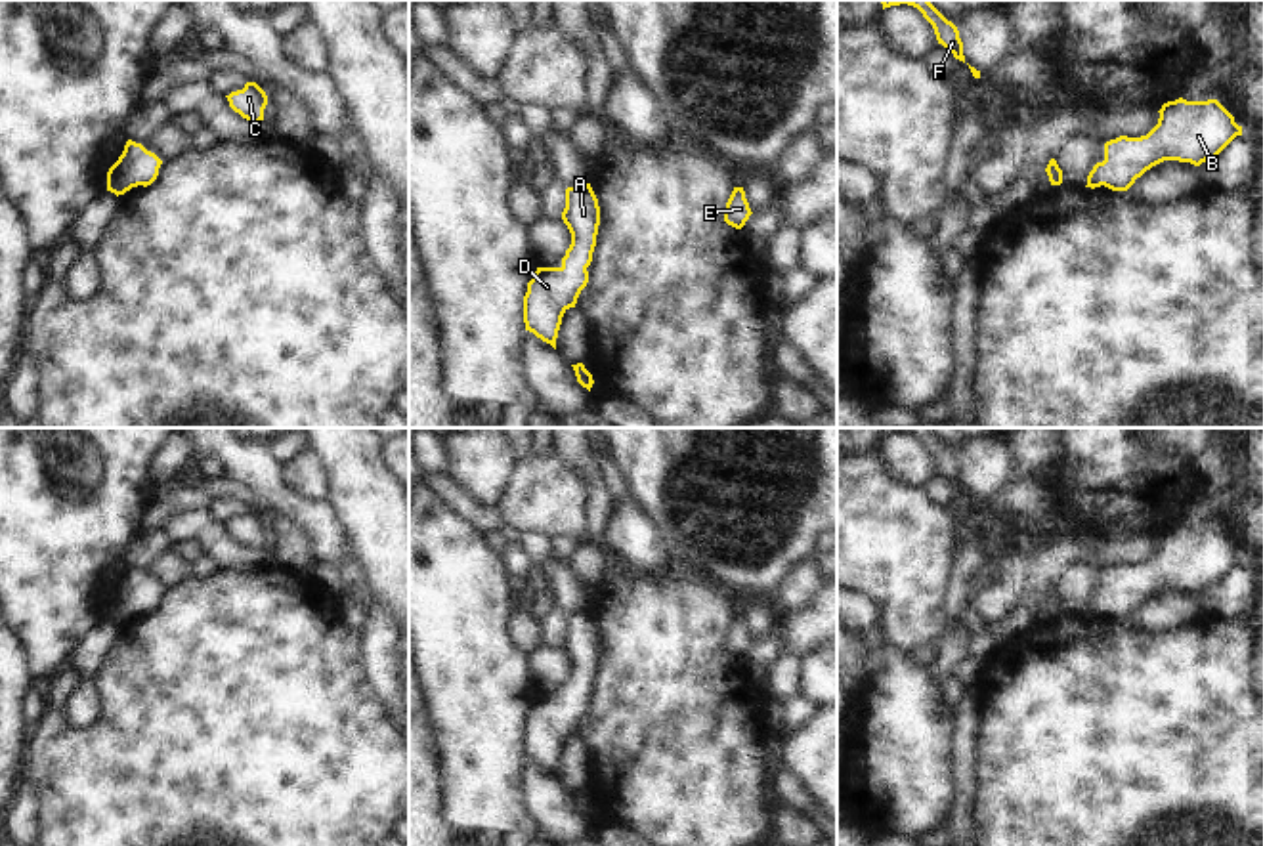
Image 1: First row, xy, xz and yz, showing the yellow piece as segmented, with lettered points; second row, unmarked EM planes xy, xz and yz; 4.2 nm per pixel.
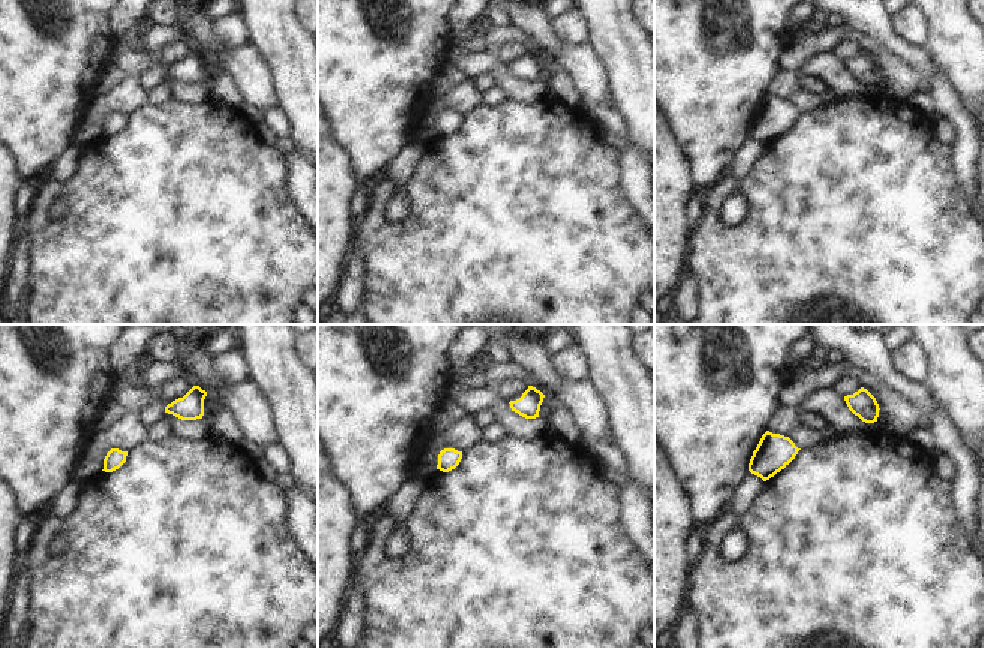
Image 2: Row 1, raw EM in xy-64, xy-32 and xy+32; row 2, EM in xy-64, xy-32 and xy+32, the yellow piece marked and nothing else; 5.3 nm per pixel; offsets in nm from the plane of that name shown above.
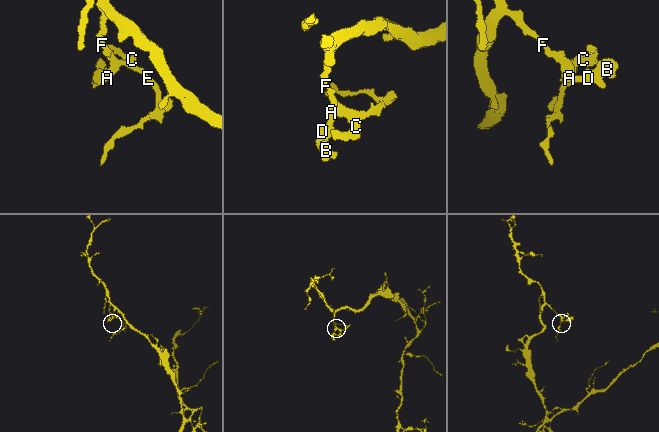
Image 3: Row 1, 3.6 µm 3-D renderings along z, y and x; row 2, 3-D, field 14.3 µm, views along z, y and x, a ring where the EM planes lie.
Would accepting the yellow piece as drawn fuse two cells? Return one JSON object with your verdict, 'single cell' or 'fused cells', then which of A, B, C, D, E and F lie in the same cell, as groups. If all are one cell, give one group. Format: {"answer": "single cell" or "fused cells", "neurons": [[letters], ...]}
{"answer": "single cell", "neurons": [["A", "B", "C", "D", "E", "F"]]}

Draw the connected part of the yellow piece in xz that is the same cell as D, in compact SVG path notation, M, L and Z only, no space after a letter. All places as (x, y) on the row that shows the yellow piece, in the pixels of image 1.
M590 183L566 189L562 220L571 233L571 244L560 267L537 267L524 296L525 330L556 349L562 317L575 307L589 283L600 225L600 206Z

